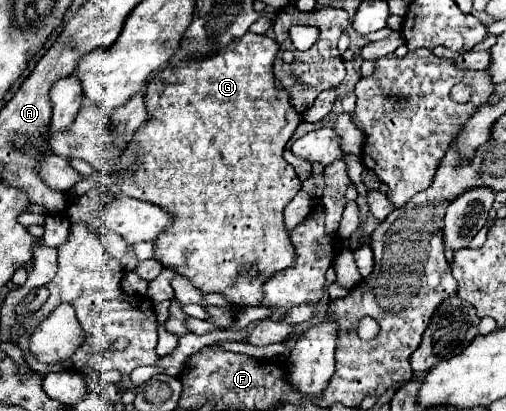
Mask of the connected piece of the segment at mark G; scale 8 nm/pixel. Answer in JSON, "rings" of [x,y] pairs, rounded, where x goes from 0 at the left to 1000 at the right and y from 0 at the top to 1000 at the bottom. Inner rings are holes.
{"rings":[[[482,83],[478,92],[466,92],[447,122],[411,136],[411,141],[395,141],[395,146],[372,146],[368,156],[356,156],[352,165],[324,165],[316,175],[304,180],[304,190],[296,195],[292,209],[292,234],[289,234],[289,258],[292,258],[292,292],[273,311],[273,321],[265,326],[265,345],[253,350],[253,365],[245,365],[241,384],[277,384],[277,409],[269,414],[269,423],[261,433],[194,433],[190,453],[206,453],[209,467],[225,482],[233,477],[257,477],[257,482],[273,482],[273,487],[289,487],[296,496],[316,501],[320,511],[328,511],[340,526],[336,550],[328,550],[328,560],[304,584],[304,628],[312,637],[320,637],[320,647],[332,647],[340,657],[348,657],[352,667],[368,672],[383,701],[391,701],[399,715],[415,715],[415,710],[431,710],[447,725],[447,745],[415,745],[419,754],[407,754],[411,764],[411,783],[419,783],[427,798],[455,798],[462,788],[462,759],[470,749],[482,745],[514,745],[522,730],[522,710],[518,696],[526,686],[526,676],[538,676],[545,662],[577,652],[581,647],[581,594],[573,584],[573,564],[561,550],[561,506],[565,496],[597,462],[597,443],[585,428],[581,409],[561,389],[561,360],[565,345],[577,336],[585,307],[597,297],[597,282],[577,263],[569,224],[545,214],[545,195],[538,180],[538,156],[542,141],[549,131],[553,112],[545,97],[530,92],[530,88],[514,88],[514,83]],[[506,652],[506,672],[494,672],[490,657]]]}

